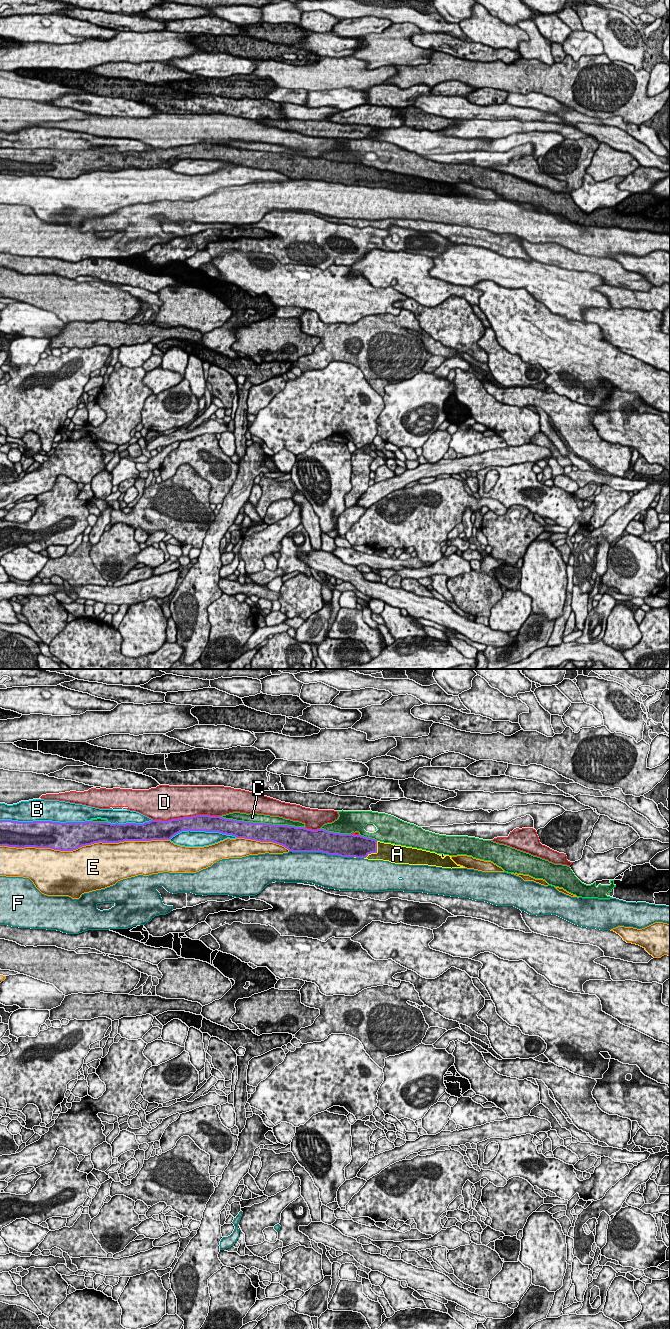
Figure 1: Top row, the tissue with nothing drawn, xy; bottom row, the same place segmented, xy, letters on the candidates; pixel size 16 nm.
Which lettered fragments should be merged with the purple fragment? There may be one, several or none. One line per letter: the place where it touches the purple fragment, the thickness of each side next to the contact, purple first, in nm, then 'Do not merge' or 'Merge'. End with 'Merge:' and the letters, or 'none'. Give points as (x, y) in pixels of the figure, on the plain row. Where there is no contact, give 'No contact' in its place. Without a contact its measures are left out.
A: Touches purple at xy (375, 180). Thickness 340 nm (purple) against 280 nm. Merge
B: Touches purple at xy (45, 149). Thickness 440 nm (purple) against 360 nm. Do not merge
C: Touches purple at xy (262, 151). Thickness 300 nm (purple) against 160 nm. Do not merge
D: Touches purple at xy (185, 145). Thickness 260 nm (purple) against 480 nm. Do not merge
E: Touches purple at xy (84, 173). Thickness 440 nm (purple) against 480 nm. Do not merge
F: Touches purple at xy (321, 179). Thickness 380 nm (purple) against 480 nm. Do not merge
Merge: A

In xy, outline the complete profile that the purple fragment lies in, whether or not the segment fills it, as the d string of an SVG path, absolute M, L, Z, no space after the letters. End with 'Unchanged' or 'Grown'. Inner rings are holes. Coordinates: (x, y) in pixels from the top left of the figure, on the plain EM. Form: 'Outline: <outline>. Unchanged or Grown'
Outline: M196 143L168 149L152 147L143 152L0 148L0 174L73 179L99 170L170 168L176 162L189 158L219 160L237 166L273 170L292 180L322 180L348 186L383 188L395 192L465 196L457 193L449 183L384 171L361 163L244 150L210 143Z. Grown

